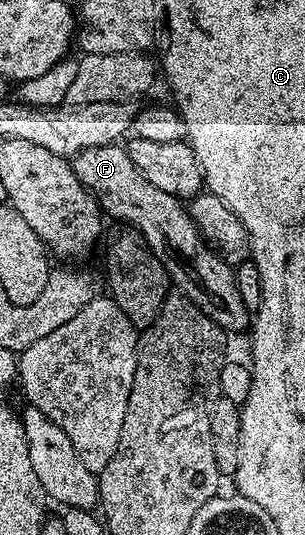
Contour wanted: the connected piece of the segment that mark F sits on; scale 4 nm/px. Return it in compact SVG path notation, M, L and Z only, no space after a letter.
M122 144L89 147L73 158L73 168L77 179L81 179L83 186L98 199L99 208L108 218L116 217L119 223L126 223L137 229L147 240L157 259L161 259L170 284L178 292L184 293L194 305L201 307L201 311L205 311L209 319L216 321L224 331L231 332L232 329L233 332L239 333L243 328L243 332L248 328L249 311L237 291L234 268L226 265L219 258L218 253L208 245L205 238L199 234L199 228L193 223L188 206L180 198L169 195L169 191L161 191L161 187L153 187L153 183L149 183L149 179L145 179L145 175L137 171L137 167L129 159L126 148Z

